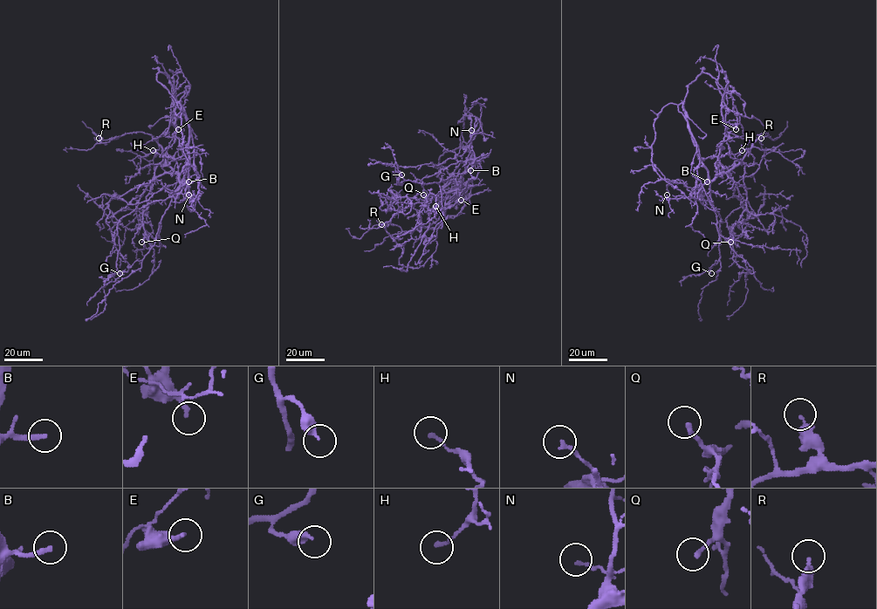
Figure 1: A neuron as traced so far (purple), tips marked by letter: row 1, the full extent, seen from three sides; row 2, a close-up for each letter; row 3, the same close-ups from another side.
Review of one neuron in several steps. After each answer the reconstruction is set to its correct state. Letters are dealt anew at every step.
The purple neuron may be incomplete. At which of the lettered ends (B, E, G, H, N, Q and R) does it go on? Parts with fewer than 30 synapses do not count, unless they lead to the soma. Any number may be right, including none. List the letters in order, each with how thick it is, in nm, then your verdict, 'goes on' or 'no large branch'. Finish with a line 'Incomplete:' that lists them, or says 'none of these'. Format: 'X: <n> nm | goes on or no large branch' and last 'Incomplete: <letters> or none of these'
B: 240 nm | goes on
E: 190 nm | no large branch
G: 360 nm | no large branch
H: 180 nm | no large branch
N: 170 nm | no large branch
Q: 200 nm | no large branch
R: 320 nm | no large branch
Incomplete: B

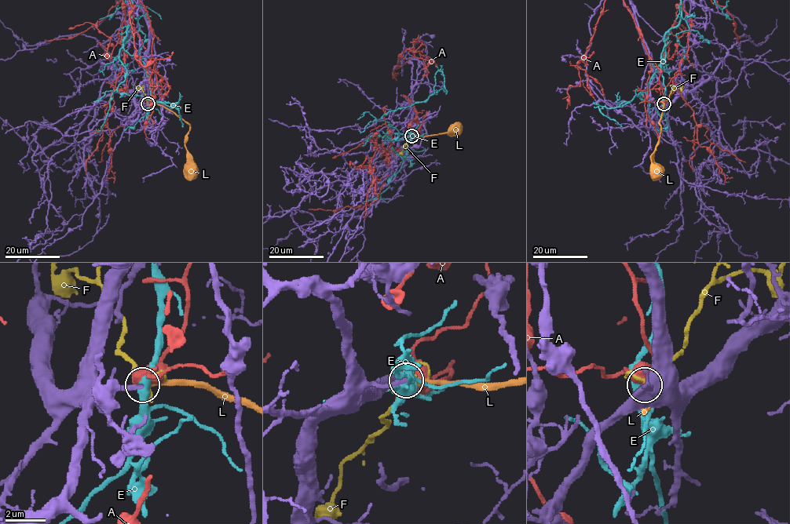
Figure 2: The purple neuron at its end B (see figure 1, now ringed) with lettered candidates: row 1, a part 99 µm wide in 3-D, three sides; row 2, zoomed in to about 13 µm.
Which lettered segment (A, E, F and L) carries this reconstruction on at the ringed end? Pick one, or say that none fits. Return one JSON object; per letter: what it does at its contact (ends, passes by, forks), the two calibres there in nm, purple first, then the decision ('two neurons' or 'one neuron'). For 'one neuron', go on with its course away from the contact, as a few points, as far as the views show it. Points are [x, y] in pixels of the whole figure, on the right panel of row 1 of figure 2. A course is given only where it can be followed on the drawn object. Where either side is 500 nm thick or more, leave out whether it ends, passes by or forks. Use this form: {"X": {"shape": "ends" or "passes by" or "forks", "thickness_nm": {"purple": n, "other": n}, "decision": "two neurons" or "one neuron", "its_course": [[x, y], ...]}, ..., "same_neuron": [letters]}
{"A": {"thickness_nm": {"purple": 260, "other": 750}, "decision": "two neurons"}, "E": {"shape": "passes by", "thickness_nm": {"purple": 240, "other": 360}, "decision": "two neurons"}, "F": {"shape": "forks", "thickness_nm": {"purple": 240, "other": 180}, "decision": "two neurons"}, "L": {"shape": "ends", "thickness_nm": {"purple": 240, "other": 240}, "decision": "one neuron", "its_course": [[663, 103], [659, 122], [659, 142], [653, 155], [653, 167], [656, 170]]}, "same_neuron": ["L"]}

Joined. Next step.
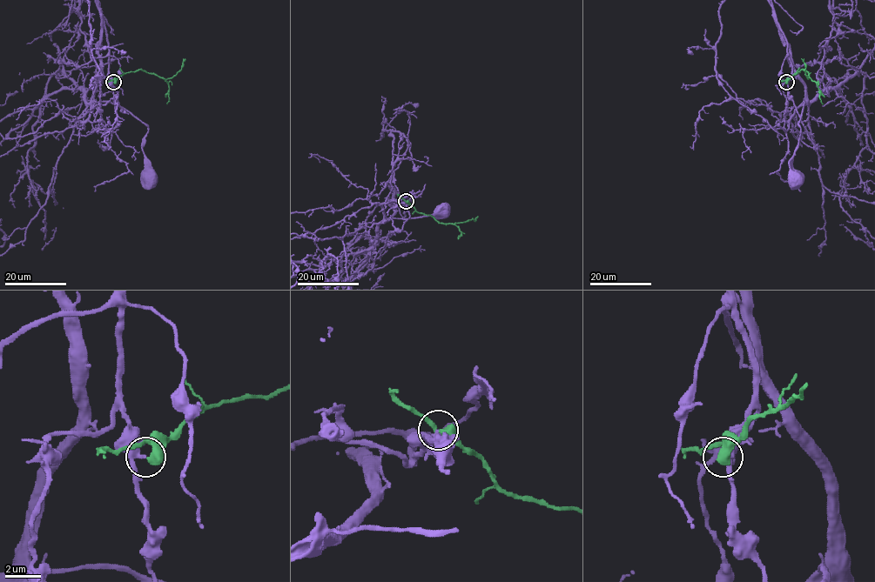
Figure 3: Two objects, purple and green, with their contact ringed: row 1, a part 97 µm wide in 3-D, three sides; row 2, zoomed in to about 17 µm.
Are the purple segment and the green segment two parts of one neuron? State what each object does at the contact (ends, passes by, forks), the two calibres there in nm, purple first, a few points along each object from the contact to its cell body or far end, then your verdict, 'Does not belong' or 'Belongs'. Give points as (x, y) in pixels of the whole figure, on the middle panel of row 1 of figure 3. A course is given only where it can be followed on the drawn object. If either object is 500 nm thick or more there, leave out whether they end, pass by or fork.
Thickness 220 nm (purple) against 550 nm. Course of purple: (406, 201), (400, 206), (387, 197), (383, 215), (408, 218), (441, 210). Course of green: (406, 201), (417, 211), (430, 215), (441, 224), (462, 223), (477, 217). Does not belong

